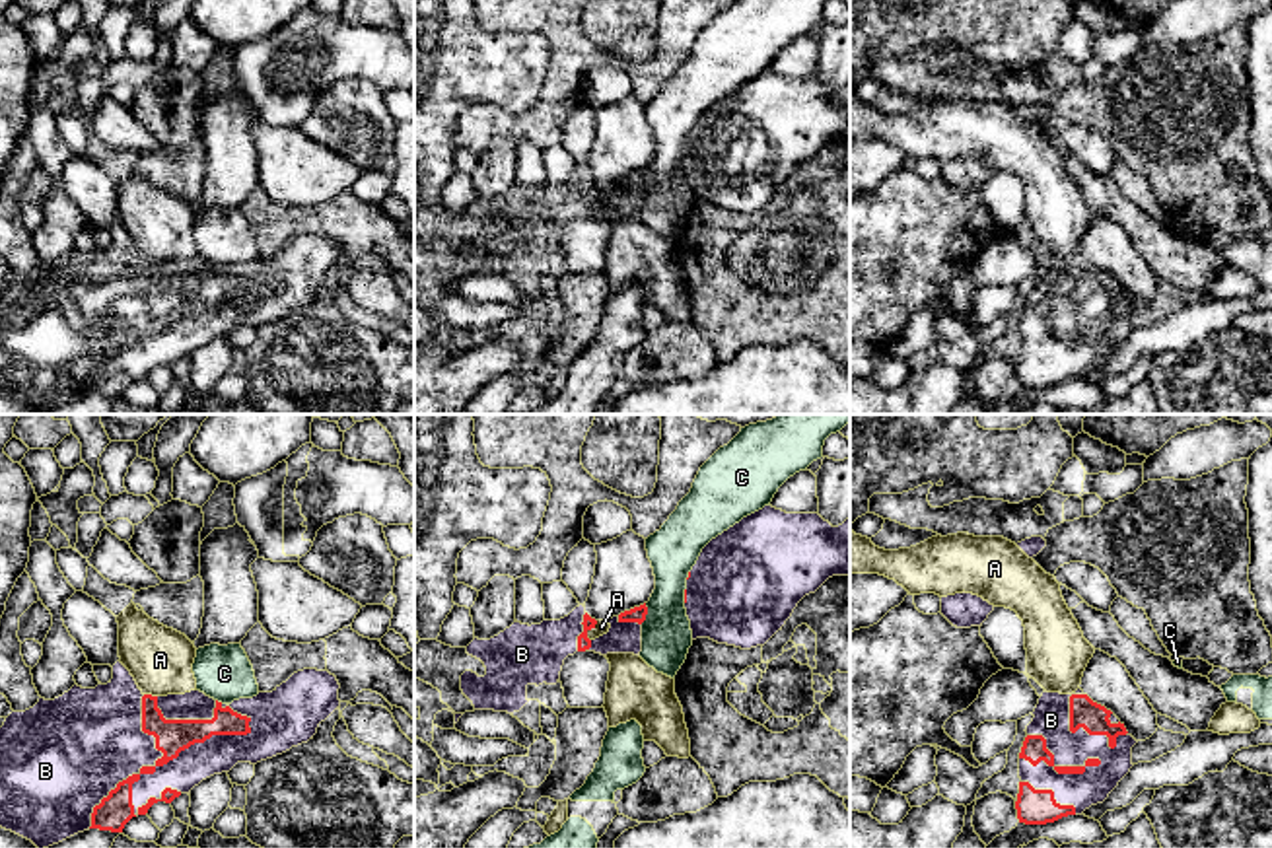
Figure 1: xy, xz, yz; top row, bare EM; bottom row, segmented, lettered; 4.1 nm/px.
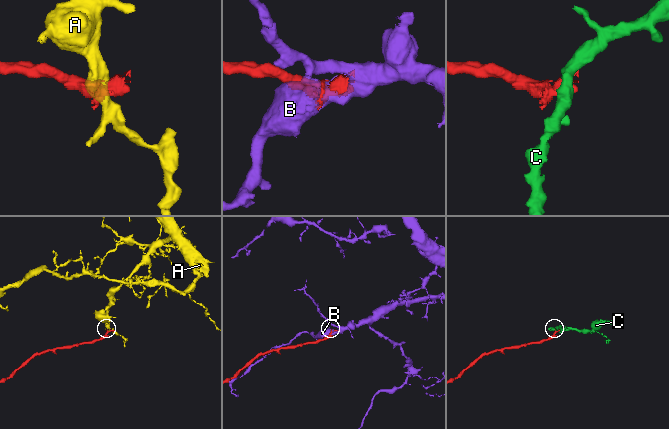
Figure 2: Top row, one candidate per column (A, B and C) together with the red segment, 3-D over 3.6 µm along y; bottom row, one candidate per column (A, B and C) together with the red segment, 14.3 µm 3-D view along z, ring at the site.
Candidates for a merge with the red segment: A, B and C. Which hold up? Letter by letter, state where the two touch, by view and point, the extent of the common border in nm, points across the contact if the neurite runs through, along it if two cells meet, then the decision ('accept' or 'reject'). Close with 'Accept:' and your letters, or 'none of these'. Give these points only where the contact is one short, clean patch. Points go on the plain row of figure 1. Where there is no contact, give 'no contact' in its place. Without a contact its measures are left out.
A: meets red in xz at (590, 193); contact 90 nm long; reject
B: meets red in xy at (168, 325); contact 800 nm long; accept
C: meets red in xz at (646, 177); contact 90 nm long; border along xz (646, 168), (646, 181), (640, 187); reject
Accept: B

